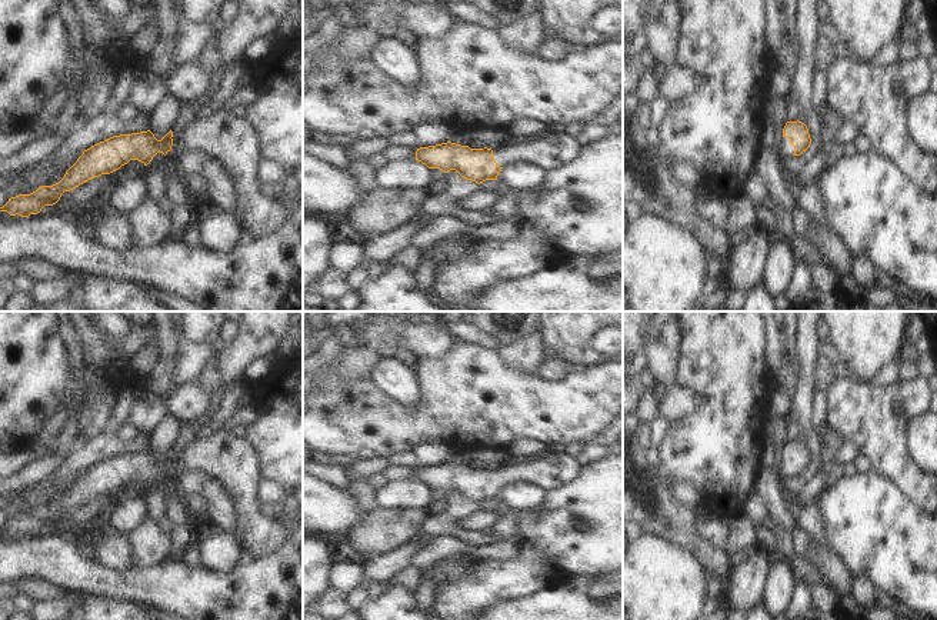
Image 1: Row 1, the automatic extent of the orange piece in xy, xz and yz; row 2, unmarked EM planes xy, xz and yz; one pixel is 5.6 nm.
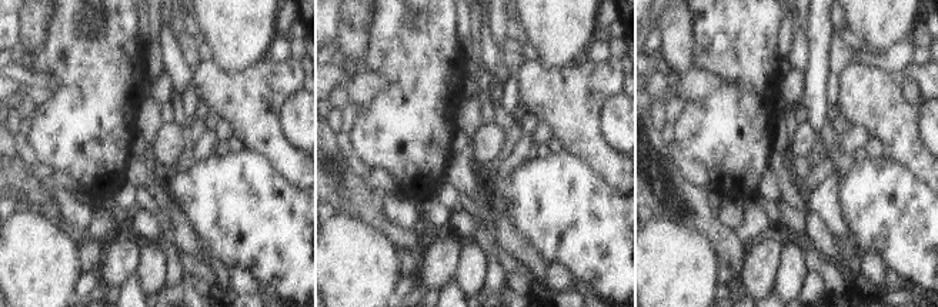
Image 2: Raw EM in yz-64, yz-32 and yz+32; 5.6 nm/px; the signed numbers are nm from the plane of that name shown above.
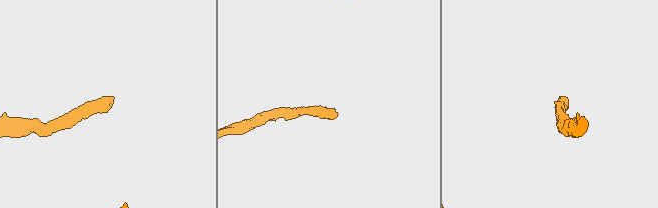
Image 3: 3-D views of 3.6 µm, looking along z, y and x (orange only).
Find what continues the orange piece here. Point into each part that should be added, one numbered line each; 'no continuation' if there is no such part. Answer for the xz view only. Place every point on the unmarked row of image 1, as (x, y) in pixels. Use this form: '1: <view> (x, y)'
1: xz (549, 470)

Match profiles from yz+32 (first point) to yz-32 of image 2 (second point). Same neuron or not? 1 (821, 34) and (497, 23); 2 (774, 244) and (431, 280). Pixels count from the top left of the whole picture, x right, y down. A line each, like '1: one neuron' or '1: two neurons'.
1: one neuron
2: one neuron

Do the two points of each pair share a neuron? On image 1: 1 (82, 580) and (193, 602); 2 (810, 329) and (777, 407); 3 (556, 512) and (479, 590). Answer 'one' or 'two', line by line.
1: one
2: two
3: one

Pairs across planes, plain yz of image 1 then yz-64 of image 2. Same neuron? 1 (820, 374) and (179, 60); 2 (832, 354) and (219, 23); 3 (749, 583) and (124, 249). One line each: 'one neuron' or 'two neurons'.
1: two neurons
2: two neurons
3: one neuron

